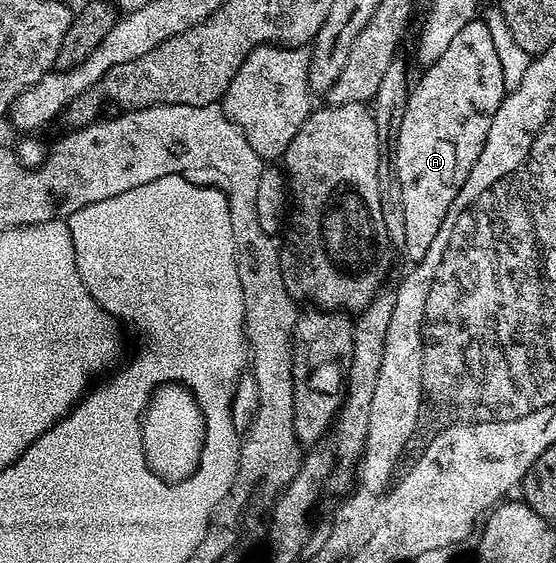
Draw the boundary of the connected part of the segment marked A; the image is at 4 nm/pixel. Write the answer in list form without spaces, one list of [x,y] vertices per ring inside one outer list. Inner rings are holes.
[[[483,20],[466,24],[454,36],[450,48],[423,73],[420,79],[415,79],[394,147],[406,228],[402,250],[408,253],[412,264],[426,256],[434,235],[442,228],[454,196],[466,184],[466,176],[470,176],[470,168],[474,168],[474,160],[478,160],[478,152],[486,144],[490,120],[494,120],[506,93],[494,36]]]

